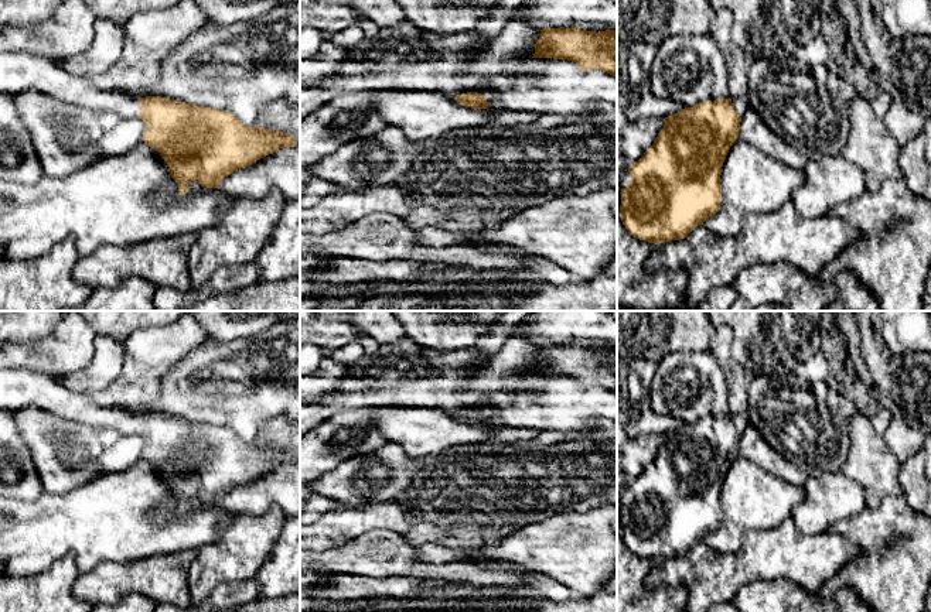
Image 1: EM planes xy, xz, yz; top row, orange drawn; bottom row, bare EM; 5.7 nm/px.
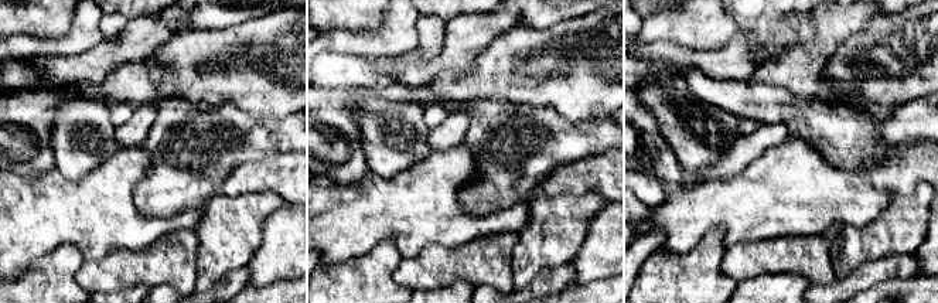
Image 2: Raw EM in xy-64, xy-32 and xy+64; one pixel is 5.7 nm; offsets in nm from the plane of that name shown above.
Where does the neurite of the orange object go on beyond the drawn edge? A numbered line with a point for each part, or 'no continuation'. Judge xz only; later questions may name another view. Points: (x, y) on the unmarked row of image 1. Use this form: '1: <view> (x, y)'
1: xz (422, 433)

